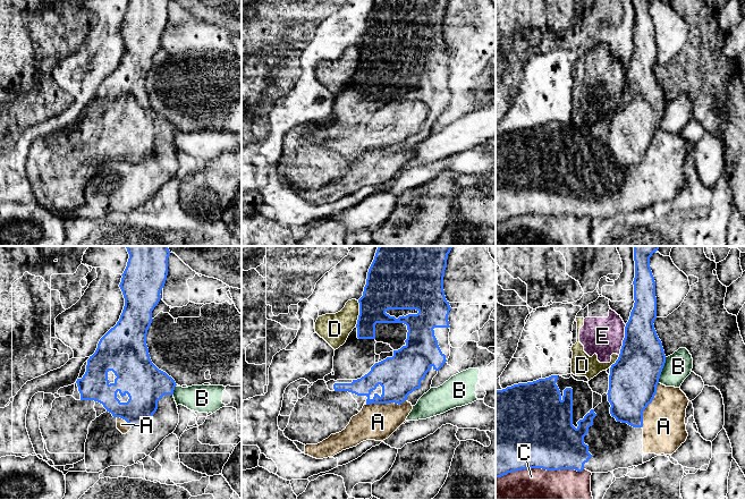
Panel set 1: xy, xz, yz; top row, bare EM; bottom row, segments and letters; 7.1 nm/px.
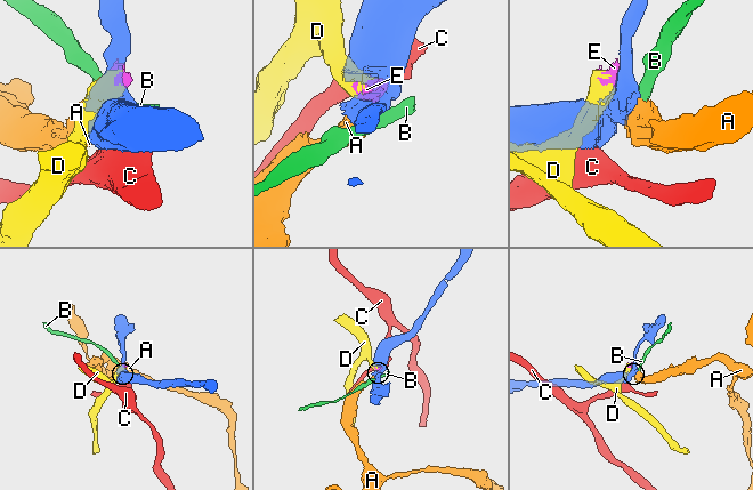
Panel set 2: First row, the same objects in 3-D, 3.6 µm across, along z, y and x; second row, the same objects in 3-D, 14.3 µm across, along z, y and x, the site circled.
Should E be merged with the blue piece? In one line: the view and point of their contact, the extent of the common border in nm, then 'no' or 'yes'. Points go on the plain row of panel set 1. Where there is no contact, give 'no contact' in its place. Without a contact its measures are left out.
yz (624, 85) | 220 nm | no

